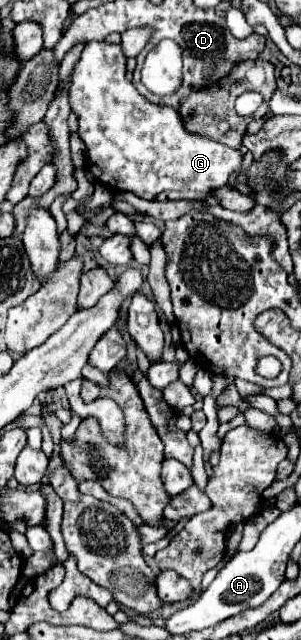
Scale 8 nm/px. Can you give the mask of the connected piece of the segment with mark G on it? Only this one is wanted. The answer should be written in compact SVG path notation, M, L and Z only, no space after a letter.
M89 41L73 68L69 102L71 112L75 112L79 118L77 134L87 146L87 168L93 172L93 176L111 190L133 192L143 200L155 200L157 194L165 190L195 190L201 194L209 194L225 186L231 172L237 170L241 164L239 150L233 150L211 138L187 132L175 108L145 100L137 92L137 88L129 80L125 80L125 60L127 58L121 50L121 44Z

